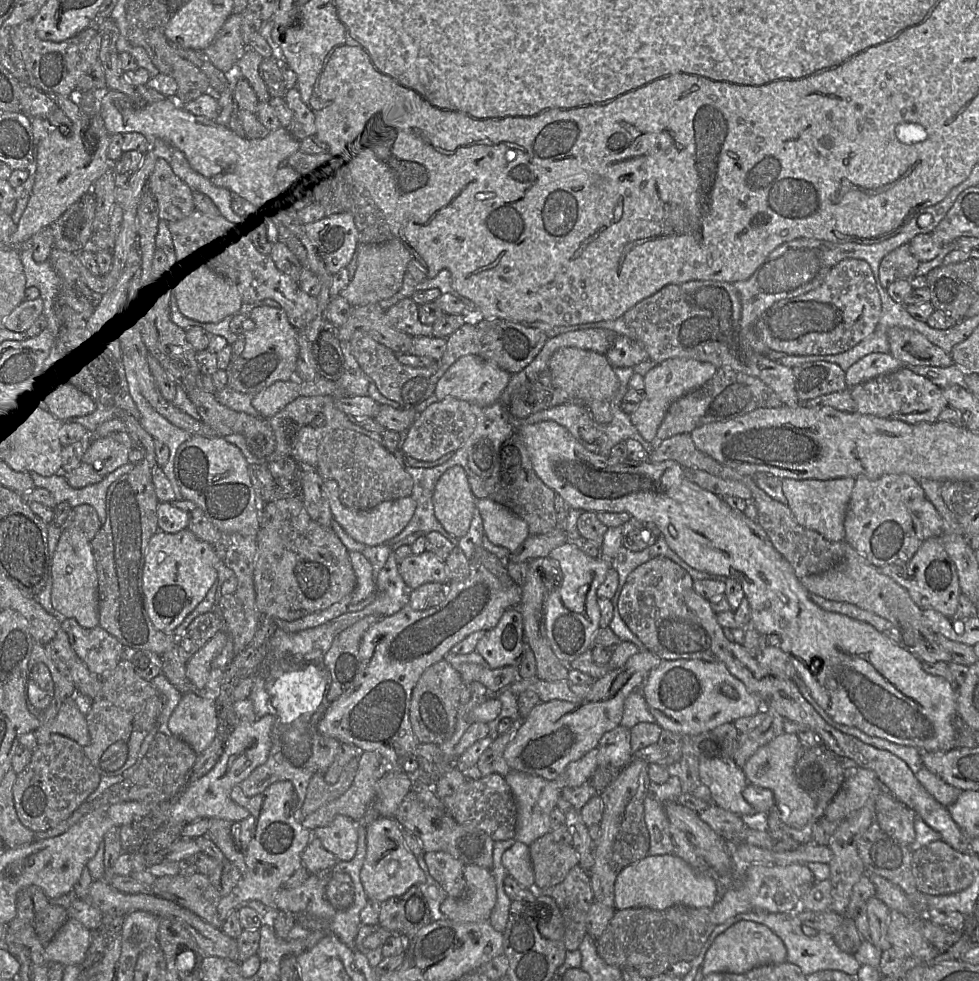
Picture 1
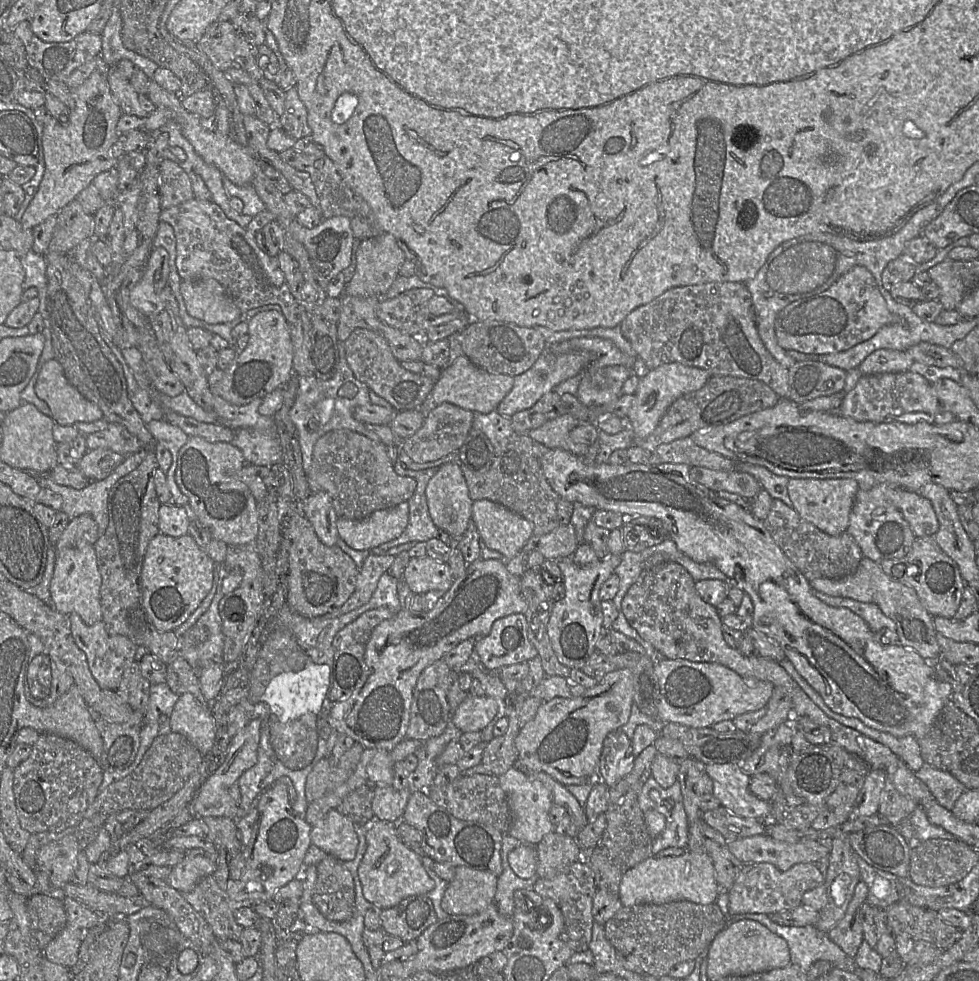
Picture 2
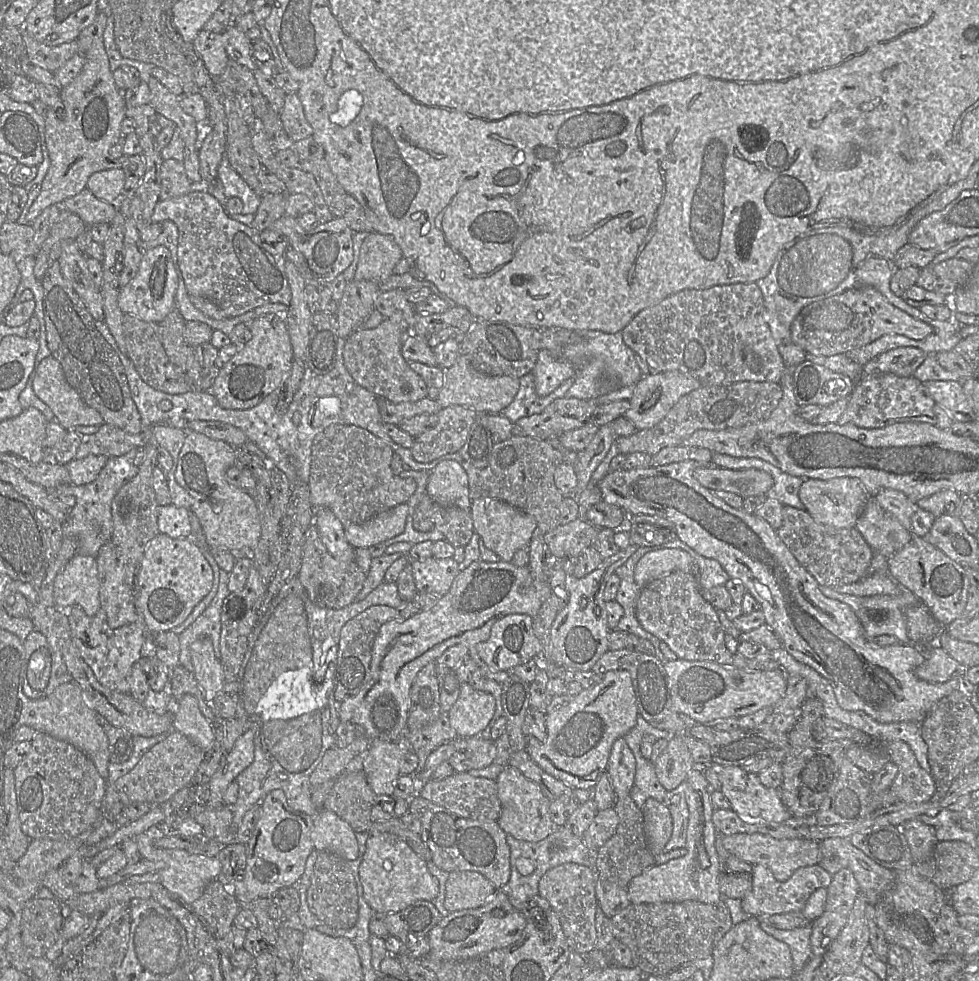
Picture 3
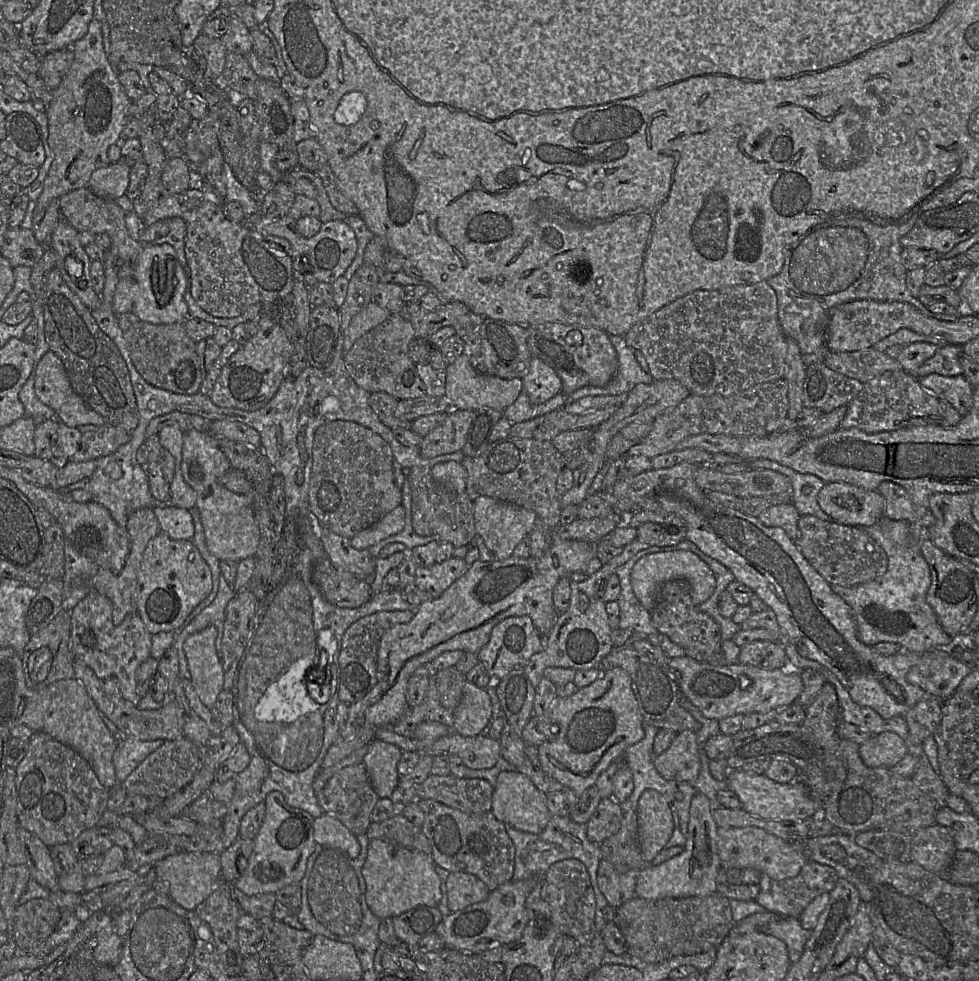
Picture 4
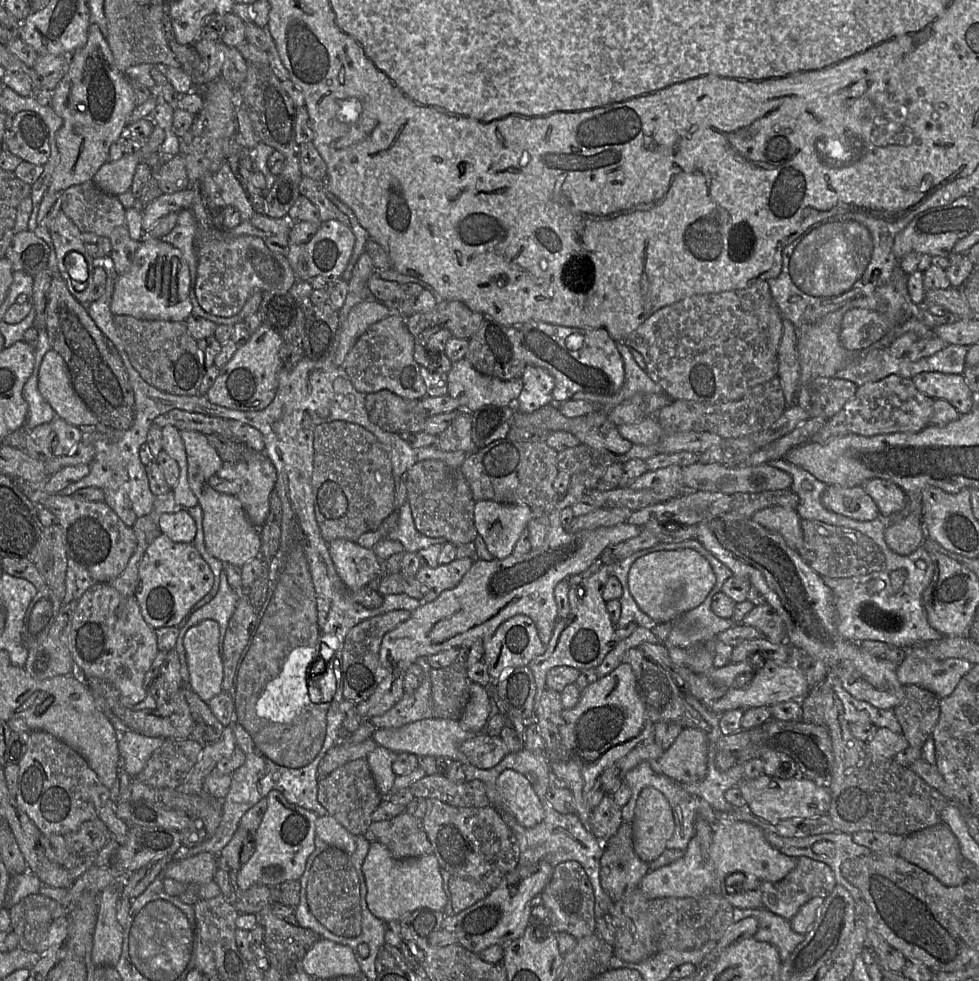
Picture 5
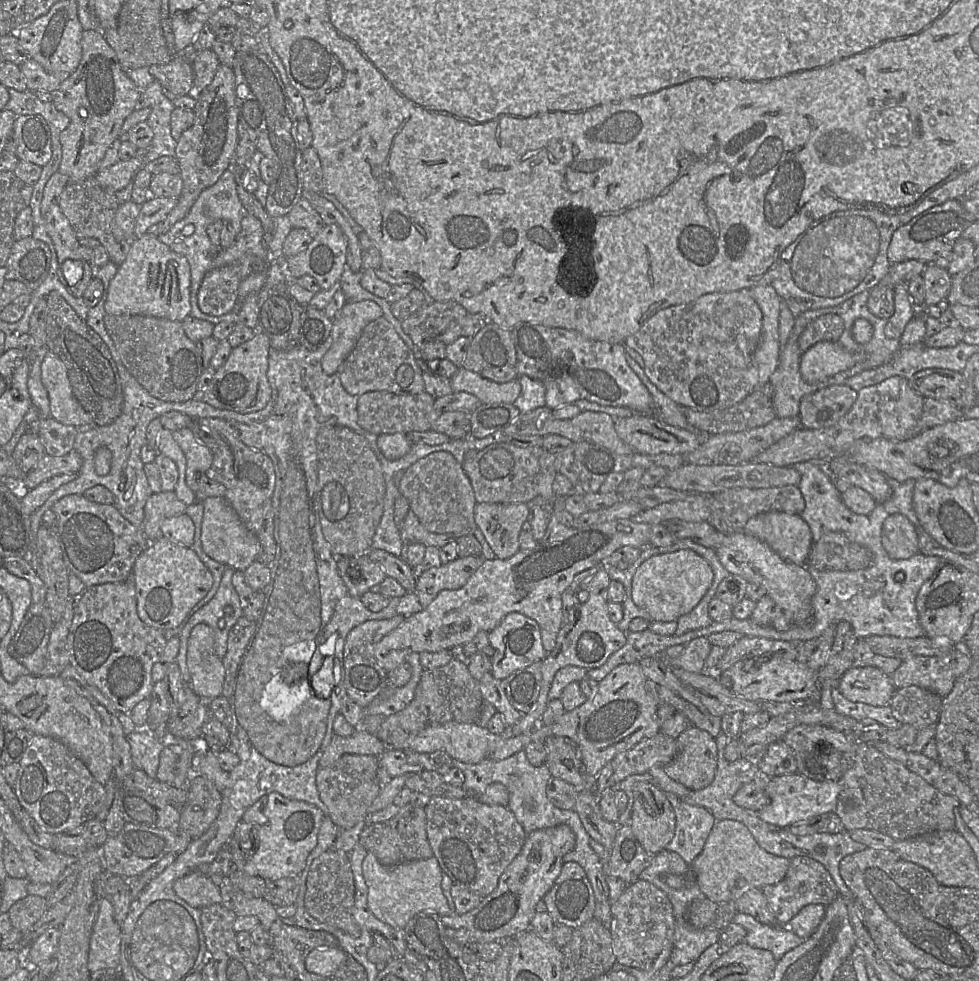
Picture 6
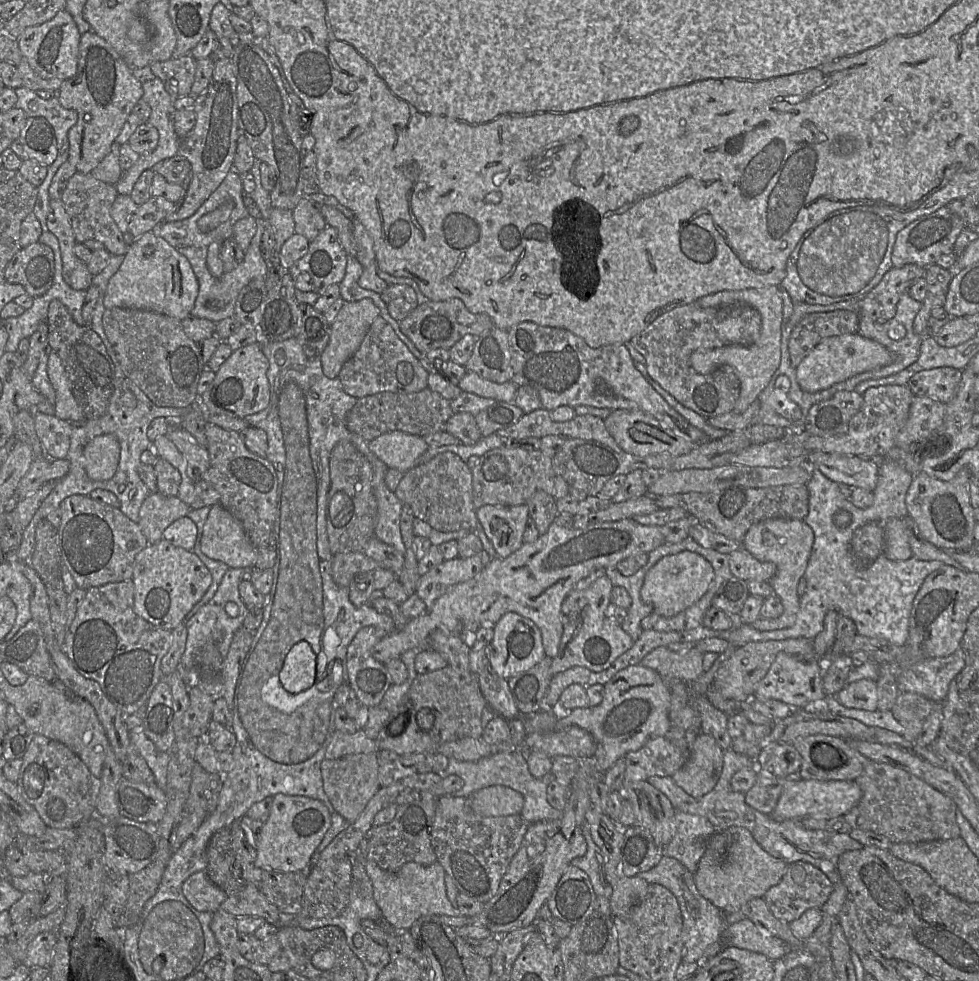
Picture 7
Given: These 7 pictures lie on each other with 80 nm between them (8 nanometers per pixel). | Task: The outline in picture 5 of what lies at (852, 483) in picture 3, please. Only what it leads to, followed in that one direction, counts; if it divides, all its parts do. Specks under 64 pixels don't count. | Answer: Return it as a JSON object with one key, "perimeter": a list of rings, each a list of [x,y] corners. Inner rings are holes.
{"perimeter":[[[829,485],[821,501],[826,509],[858,521],[871,521],[880,514],[878,506],[862,486]]]}

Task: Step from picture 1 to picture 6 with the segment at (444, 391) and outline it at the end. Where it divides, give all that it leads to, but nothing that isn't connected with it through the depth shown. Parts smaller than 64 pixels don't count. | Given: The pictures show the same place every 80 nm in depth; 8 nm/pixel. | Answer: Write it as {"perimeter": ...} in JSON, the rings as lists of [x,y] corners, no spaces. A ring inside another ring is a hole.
{"perimeter":[[[459,367],[450,379],[453,392],[467,392],[476,396],[482,404],[513,404],[521,393],[518,378],[506,383],[497,383],[479,374]]]}

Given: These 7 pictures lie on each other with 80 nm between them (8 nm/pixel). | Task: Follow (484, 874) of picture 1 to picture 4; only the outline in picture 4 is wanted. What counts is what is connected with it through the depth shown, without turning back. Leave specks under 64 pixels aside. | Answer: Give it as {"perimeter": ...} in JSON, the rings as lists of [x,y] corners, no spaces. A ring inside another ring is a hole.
{"perimeter":[[[451,872],[446,887],[448,908],[453,913],[486,900],[491,893],[482,880],[466,872]]]}

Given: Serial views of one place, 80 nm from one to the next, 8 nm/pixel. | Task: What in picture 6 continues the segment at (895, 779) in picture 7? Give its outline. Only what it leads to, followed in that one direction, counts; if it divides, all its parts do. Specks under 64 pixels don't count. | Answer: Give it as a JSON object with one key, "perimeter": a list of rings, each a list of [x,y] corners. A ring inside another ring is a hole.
{"perimeter":[[[852,738],[848,768],[838,780],[840,793],[834,810],[844,830],[868,829],[901,841],[934,831],[955,830],[954,809],[959,801],[929,785],[902,764],[884,756],[874,744]]]}

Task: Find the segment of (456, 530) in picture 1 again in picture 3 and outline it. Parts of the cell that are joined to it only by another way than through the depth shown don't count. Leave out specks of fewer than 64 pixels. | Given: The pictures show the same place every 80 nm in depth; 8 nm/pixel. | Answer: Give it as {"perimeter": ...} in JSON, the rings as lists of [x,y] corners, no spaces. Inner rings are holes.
{"perimeter":[[[454,460],[440,462],[432,471],[427,494],[438,504],[470,509],[468,477],[463,467]]]}

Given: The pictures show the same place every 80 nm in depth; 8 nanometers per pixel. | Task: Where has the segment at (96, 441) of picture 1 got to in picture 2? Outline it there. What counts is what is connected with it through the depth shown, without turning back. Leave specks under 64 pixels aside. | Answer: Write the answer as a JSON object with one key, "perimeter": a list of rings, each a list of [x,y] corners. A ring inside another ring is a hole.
{"perimeter":[[[105,448],[88,450],[78,462],[77,468],[89,481],[98,481],[110,475],[125,457]]]}

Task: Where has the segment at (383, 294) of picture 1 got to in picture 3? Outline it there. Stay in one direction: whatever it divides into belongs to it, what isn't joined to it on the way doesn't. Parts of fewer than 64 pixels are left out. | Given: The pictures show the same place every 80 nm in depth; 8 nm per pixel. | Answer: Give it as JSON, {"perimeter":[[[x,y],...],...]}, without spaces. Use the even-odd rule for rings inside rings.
{"perimeter":[[[371,232],[360,247],[354,280],[381,283],[393,274],[403,253],[391,235]]]}

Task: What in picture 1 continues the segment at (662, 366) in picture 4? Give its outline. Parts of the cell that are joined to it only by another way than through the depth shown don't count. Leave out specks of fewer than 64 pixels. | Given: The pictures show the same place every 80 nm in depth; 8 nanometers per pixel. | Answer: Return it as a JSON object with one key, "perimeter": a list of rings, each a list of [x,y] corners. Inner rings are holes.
{"perimeter":[[[693,280],[681,285],[669,284],[654,295],[640,301],[623,315],[625,323],[636,333],[636,341],[647,351],[649,359],[656,364],[670,358],[689,358],[709,362],[720,368],[730,368],[753,376],[770,387],[790,407],[801,405],[796,389],[793,369],[781,365],[755,352],[743,338],[740,319],[742,305],[740,295],[733,283],[715,280]]]}

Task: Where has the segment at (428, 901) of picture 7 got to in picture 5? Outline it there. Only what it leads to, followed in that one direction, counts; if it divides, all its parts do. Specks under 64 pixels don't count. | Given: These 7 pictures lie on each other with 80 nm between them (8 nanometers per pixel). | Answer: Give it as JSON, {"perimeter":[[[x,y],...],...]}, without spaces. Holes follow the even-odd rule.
{"perimeter":[[[370,843],[362,864],[362,873],[367,887],[366,902],[370,912],[384,922],[388,922],[399,921],[418,908],[443,911],[446,905],[446,895],[442,887],[440,869],[438,860],[433,853],[395,859],[384,844]]]}

